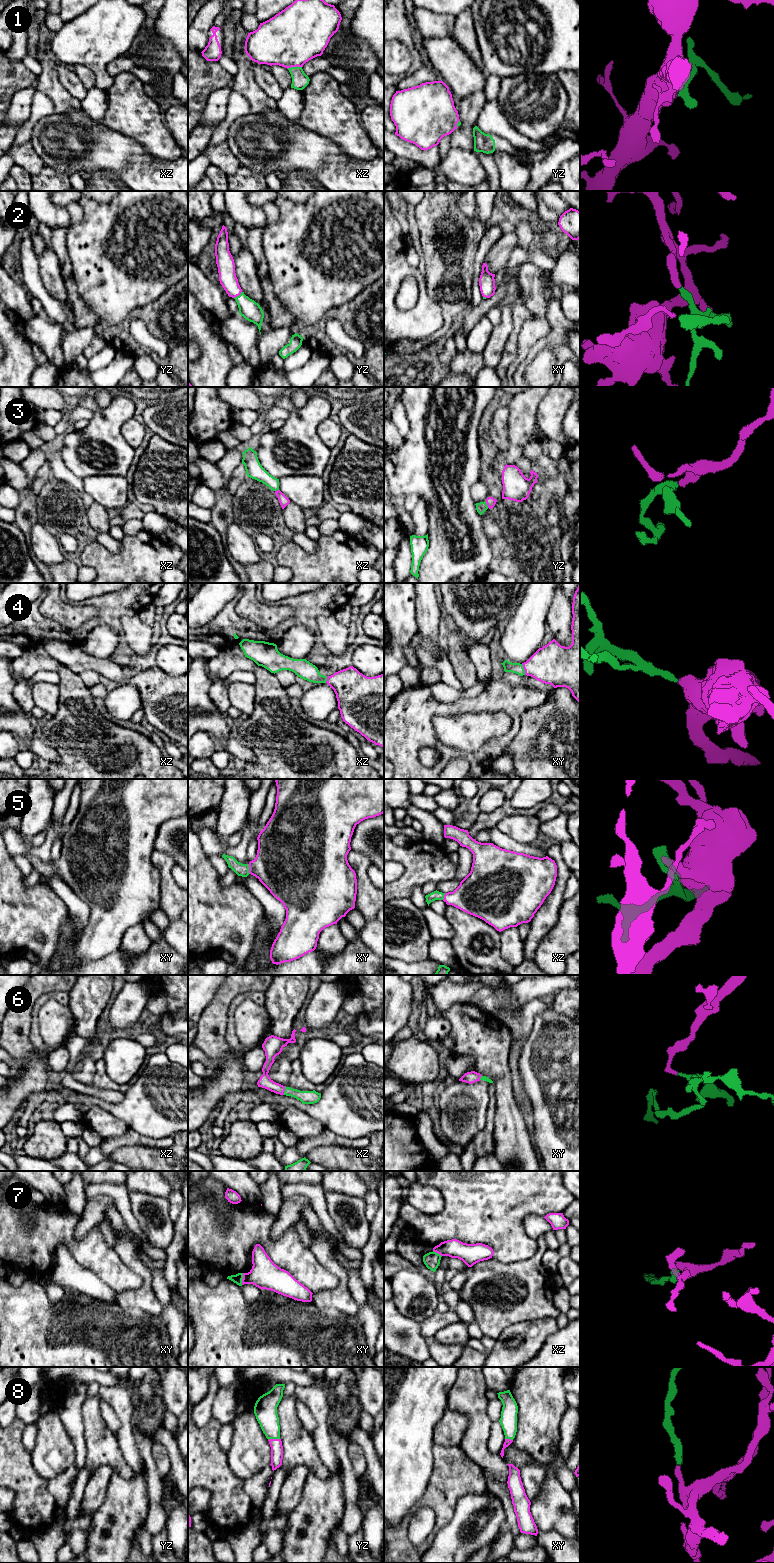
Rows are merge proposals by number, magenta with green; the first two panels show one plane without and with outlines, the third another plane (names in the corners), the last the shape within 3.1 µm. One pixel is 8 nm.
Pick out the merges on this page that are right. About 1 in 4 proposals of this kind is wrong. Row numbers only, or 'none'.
1, 2, 3, 4, 5, 6, 8

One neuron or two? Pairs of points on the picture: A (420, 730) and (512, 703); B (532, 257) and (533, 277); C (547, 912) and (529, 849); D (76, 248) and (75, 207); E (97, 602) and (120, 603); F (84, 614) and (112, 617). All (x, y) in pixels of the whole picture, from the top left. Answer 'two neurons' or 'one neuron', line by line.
A: one neuron
B: two neurons
C: two neurons
D: two neurons
E: one neuron
F: two neurons

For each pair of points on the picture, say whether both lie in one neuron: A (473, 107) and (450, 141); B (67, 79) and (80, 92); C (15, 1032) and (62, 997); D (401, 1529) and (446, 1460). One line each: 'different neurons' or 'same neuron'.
A: same neuron
B: same neuron
C: different neurons
D: same neuron

